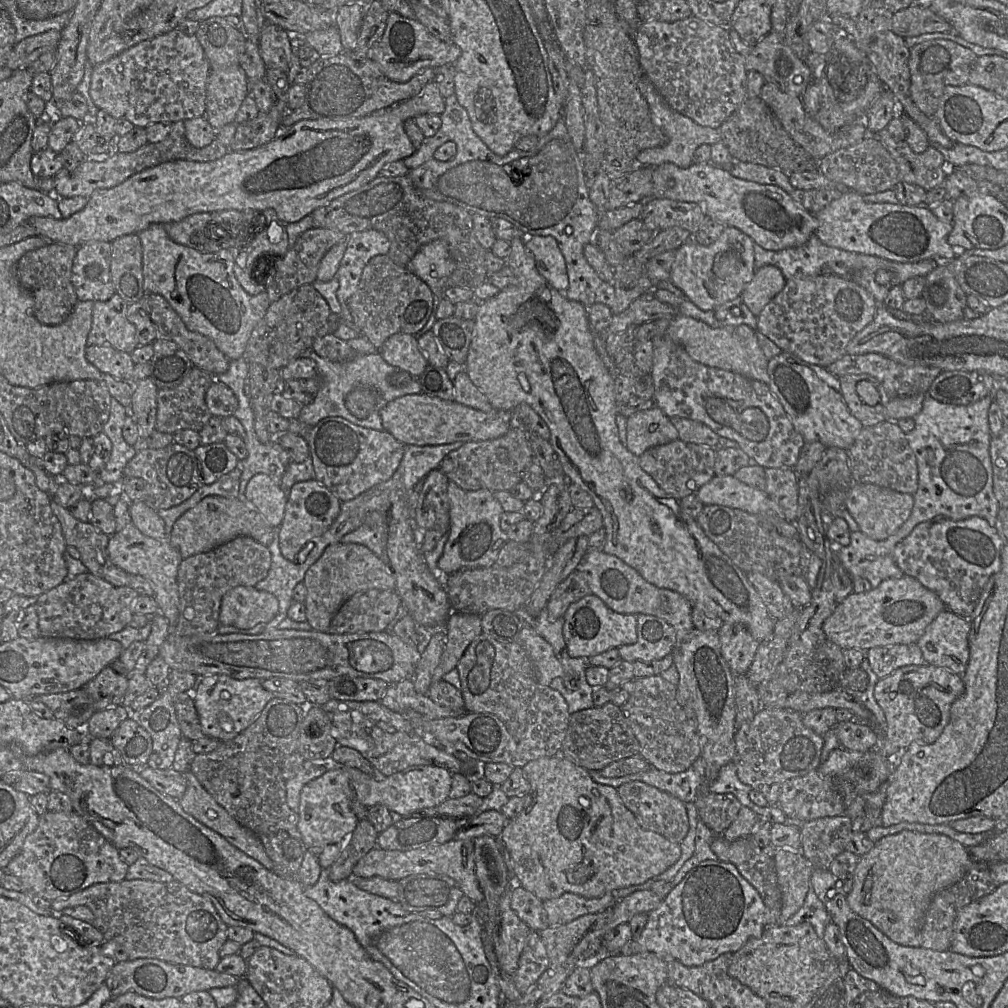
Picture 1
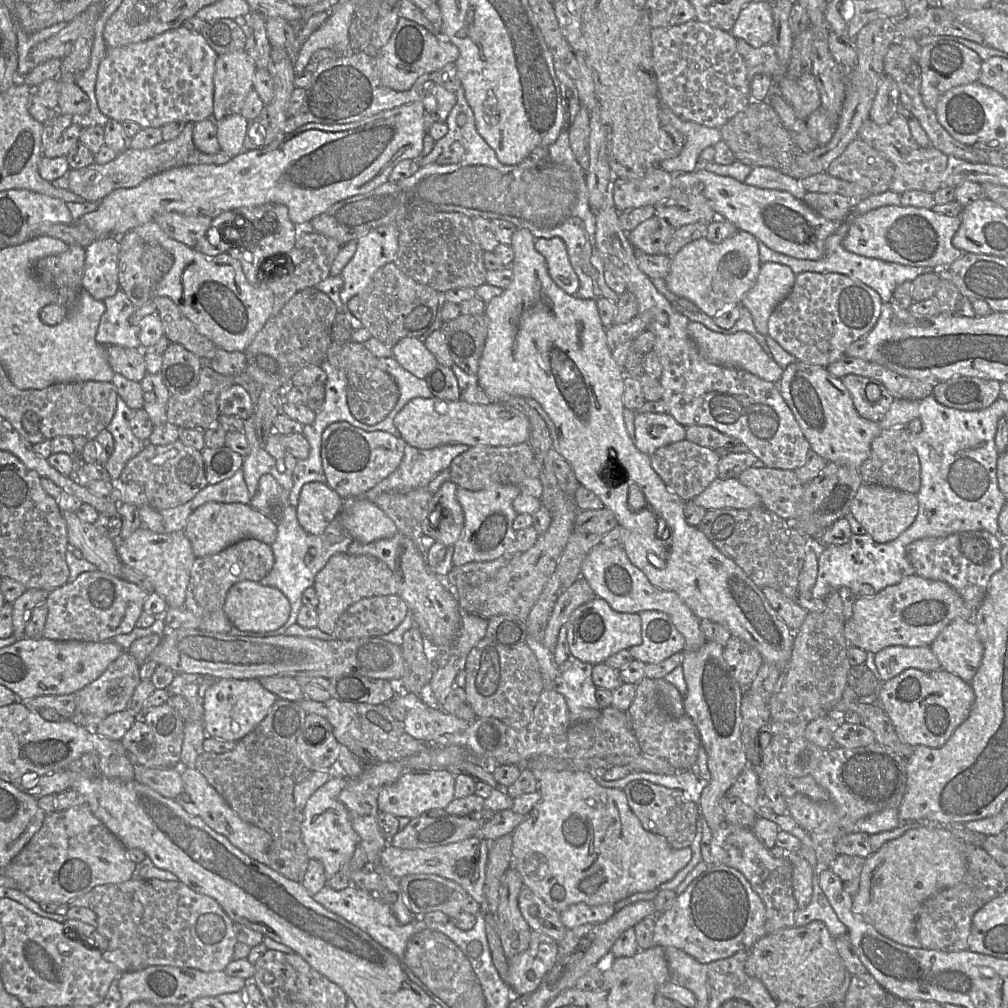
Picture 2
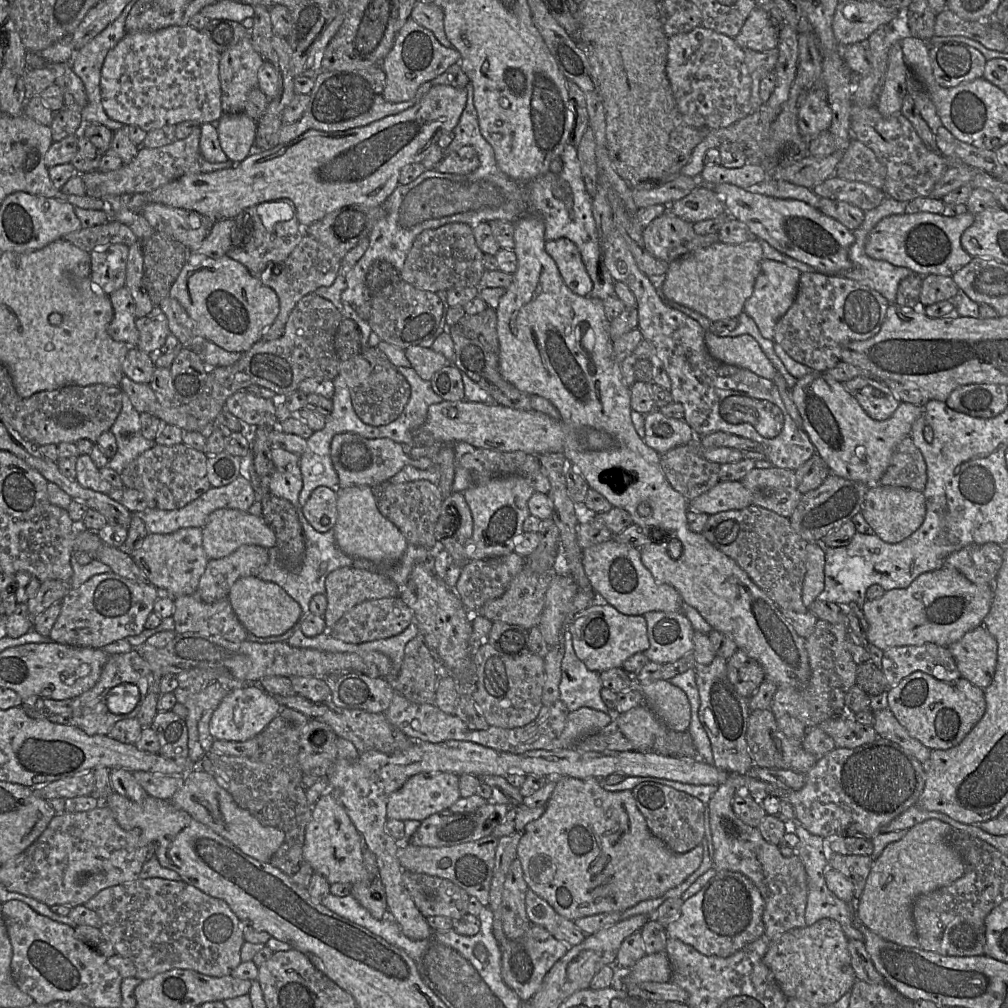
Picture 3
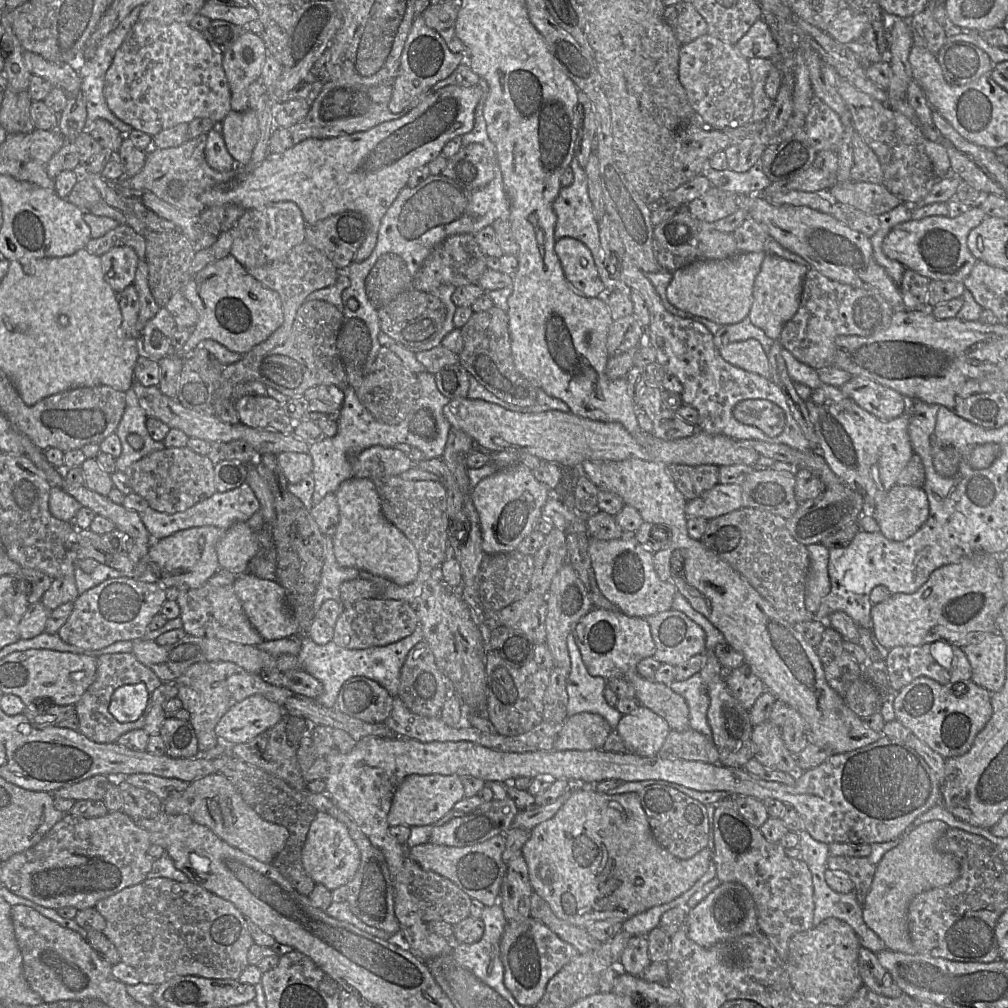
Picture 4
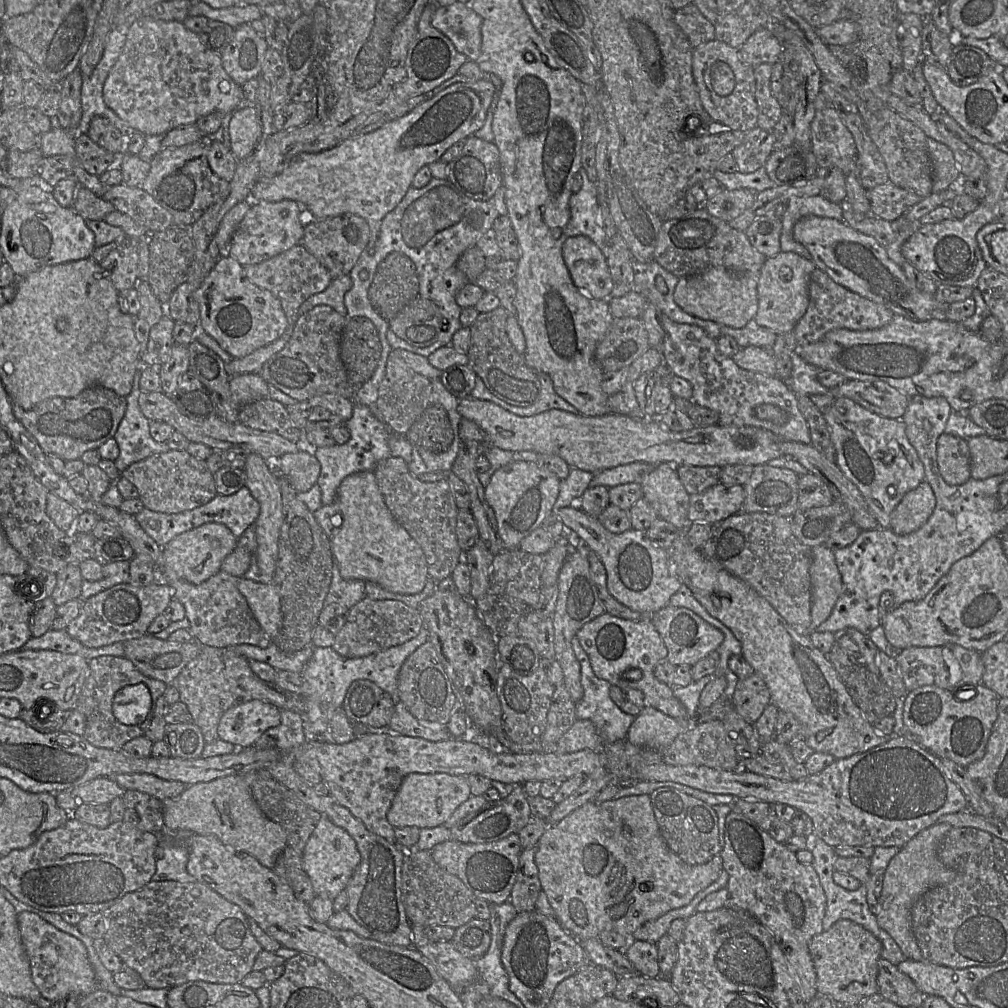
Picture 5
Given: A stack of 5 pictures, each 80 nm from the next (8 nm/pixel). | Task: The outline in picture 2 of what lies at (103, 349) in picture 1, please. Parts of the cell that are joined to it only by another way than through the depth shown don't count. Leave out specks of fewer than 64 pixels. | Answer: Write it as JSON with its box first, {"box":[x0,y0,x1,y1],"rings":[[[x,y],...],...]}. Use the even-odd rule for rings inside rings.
{"box":[106,345,148,383],"rings":[[[108,345],[106,351],[108,362],[115,373],[139,383],[148,374],[142,349]]]}

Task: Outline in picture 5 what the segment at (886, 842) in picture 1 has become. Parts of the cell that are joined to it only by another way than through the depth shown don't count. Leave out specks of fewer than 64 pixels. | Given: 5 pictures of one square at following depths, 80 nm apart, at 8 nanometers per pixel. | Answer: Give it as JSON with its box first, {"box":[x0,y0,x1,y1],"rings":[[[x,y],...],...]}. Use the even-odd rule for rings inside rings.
{"box":[873,823,956,960],"rings":[[[936,823],[915,835],[891,859],[884,874],[883,887],[877,907],[873,911],[877,924],[898,944],[902,953],[911,960],[923,960],[923,954],[911,925],[911,910],[917,899],[927,890],[950,883],[956,872],[945,866],[938,858],[938,845],[951,830],[947,823]]]}

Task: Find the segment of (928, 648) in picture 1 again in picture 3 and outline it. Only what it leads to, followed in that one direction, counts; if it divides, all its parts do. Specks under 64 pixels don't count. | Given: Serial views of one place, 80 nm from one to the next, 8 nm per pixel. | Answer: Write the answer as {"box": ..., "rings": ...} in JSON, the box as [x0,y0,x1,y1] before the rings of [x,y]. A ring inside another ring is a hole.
{"box":[947,626,997,689],"rings":[[[984,626],[968,631],[947,648],[962,678],[981,689],[991,684],[997,663],[997,642]]]}

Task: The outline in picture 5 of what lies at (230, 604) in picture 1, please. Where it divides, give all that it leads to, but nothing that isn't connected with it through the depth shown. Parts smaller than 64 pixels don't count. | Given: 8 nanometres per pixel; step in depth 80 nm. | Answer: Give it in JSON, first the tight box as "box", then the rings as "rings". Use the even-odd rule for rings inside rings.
{"box":[238,578,282,641],"rings":[[[240,578],[238,589],[262,629],[271,641],[275,639],[282,627],[281,601],[276,587],[271,583]]]}

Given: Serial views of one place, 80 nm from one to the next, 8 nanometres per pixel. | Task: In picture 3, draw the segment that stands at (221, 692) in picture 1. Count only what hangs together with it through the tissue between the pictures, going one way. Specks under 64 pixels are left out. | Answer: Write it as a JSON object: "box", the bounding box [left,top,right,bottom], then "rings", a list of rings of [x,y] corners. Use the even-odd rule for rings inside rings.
{"box":[209,683,282,742],"rings":[[[249,683],[227,694],[212,714],[209,732],[216,740],[244,742],[257,736],[277,716],[282,706],[258,683]]]}

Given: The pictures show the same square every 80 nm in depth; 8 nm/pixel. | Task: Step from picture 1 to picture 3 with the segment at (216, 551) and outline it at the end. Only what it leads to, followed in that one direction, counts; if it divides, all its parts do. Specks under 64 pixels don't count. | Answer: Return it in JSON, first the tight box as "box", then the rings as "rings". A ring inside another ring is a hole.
{"box":[195,545,268,603],"rings":[[[242,545],[226,557],[209,559],[195,594],[205,603],[226,598],[238,579],[258,577],[268,559],[268,549],[258,545]]]}

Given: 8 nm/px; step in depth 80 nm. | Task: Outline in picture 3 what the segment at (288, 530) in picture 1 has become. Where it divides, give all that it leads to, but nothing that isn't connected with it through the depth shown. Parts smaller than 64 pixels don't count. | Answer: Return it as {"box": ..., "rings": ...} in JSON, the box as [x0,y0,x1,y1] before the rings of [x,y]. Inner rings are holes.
{"box":[301,486,337,532],"rings":[[[319,486],[312,491],[301,510],[315,530],[327,532],[336,524],[337,492],[326,486]]]}

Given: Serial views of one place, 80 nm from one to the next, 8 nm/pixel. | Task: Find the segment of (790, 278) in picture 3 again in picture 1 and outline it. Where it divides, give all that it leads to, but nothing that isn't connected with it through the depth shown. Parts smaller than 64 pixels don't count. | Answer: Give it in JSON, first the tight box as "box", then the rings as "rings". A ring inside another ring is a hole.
{"box":[742,265,786,317],"rings":[[[765,265],[756,270],[753,279],[743,290],[742,301],[757,317],[764,307],[784,288],[786,282],[779,268]]]}

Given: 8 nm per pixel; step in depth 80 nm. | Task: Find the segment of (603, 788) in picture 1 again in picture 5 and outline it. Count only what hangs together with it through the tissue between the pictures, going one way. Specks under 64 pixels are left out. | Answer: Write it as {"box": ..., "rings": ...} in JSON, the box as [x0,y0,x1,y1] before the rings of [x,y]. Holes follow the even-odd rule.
{"box":[535,795,723,940],"rings":[[[631,795],[618,799],[611,799],[601,803],[594,800],[586,802],[558,823],[549,825],[535,846],[535,864],[538,869],[538,877],[542,891],[547,895],[549,904],[555,912],[555,917],[561,926],[577,940],[597,938],[603,931],[614,930],[630,937],[644,923],[655,920],[670,910],[681,908],[702,890],[716,881],[723,870],[722,858],[715,855],[709,862],[699,865],[690,865],[676,855],[663,838],[658,823],[655,819],[651,799],[649,795]]]}

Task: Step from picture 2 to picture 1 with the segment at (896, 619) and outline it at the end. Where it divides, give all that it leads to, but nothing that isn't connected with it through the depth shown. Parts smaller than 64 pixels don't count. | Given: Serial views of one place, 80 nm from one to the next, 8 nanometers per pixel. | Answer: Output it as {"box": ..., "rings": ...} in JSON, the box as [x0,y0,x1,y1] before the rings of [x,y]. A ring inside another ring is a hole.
{"box":[823,575,944,652],"rings":[[[904,575],[884,580],[868,592],[849,594],[825,620],[823,631],[840,648],[863,652],[880,646],[916,644],[927,626],[944,609],[943,602],[934,592],[915,578]]]}

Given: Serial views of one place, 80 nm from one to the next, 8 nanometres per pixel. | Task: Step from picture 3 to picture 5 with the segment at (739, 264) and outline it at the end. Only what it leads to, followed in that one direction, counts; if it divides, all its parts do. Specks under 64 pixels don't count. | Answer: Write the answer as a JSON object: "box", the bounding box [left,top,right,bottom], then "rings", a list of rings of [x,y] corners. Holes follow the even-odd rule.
{"box":[673,267,760,328],"rings":[[[711,267],[705,271],[679,278],[673,292],[675,303],[686,313],[719,325],[743,328],[754,320],[758,310],[757,284],[760,271],[733,271]]]}

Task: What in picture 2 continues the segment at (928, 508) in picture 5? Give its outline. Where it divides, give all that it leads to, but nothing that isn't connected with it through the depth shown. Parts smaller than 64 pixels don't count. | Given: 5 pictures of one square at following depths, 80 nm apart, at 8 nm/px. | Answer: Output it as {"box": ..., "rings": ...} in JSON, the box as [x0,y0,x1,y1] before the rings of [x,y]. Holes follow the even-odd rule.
{"box":[850,483,918,543],"rings":[[[863,483],[851,502],[850,513],[875,542],[887,543],[896,539],[914,522],[918,513],[918,499],[916,494]]]}

